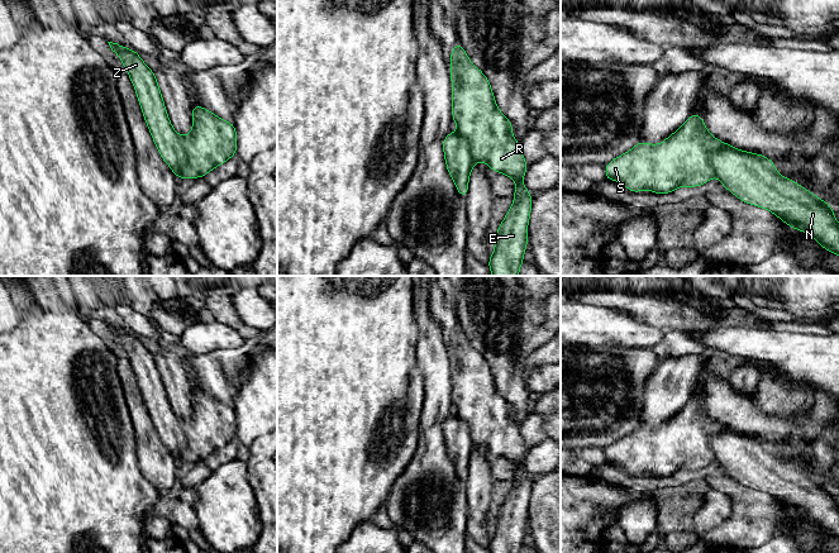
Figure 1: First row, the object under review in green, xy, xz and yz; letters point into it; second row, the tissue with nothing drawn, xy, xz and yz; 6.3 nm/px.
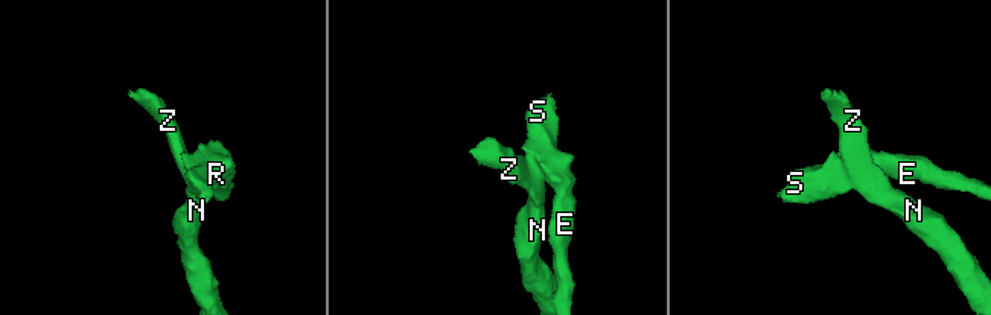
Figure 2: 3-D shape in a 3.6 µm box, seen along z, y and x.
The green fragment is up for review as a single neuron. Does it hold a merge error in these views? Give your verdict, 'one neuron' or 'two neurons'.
two neurons

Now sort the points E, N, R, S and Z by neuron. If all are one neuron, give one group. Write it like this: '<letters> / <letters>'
E R S / N Z

